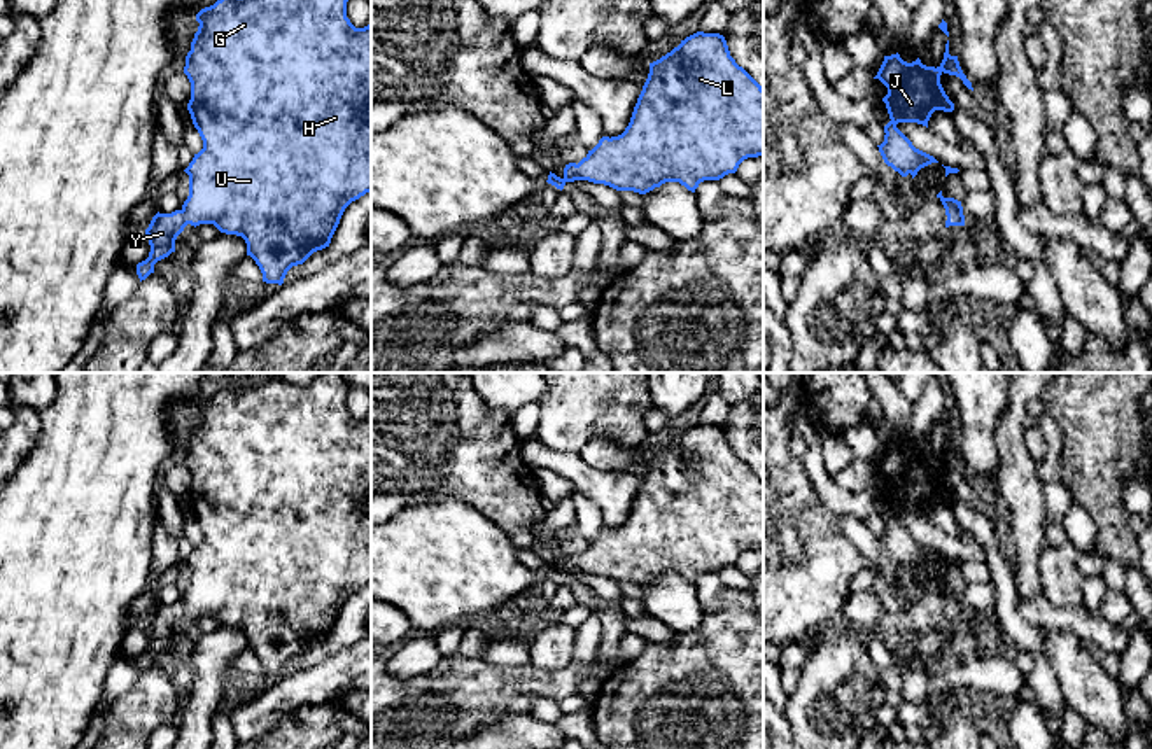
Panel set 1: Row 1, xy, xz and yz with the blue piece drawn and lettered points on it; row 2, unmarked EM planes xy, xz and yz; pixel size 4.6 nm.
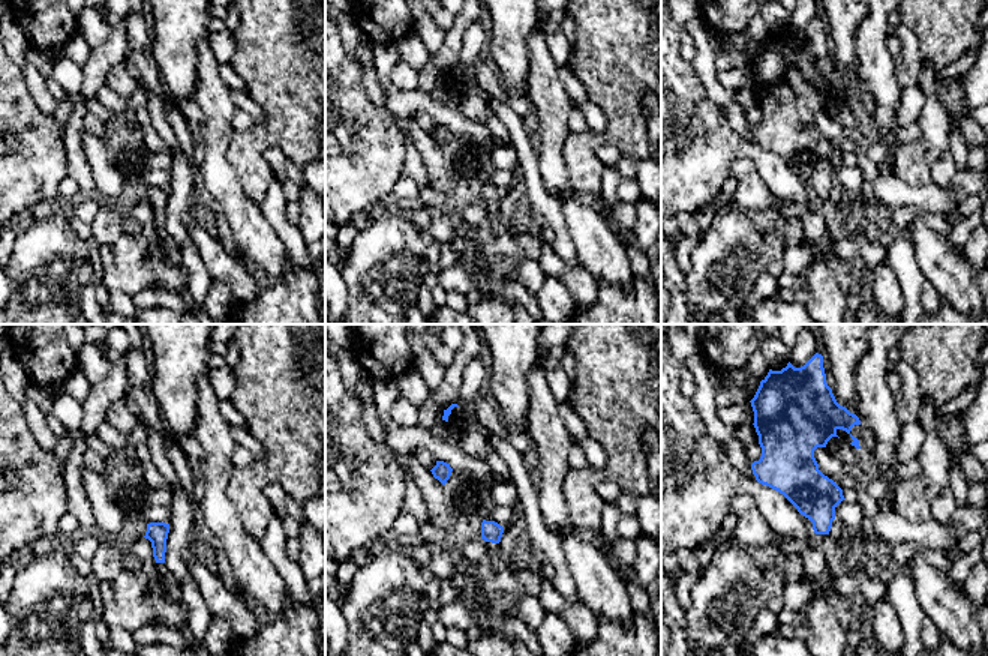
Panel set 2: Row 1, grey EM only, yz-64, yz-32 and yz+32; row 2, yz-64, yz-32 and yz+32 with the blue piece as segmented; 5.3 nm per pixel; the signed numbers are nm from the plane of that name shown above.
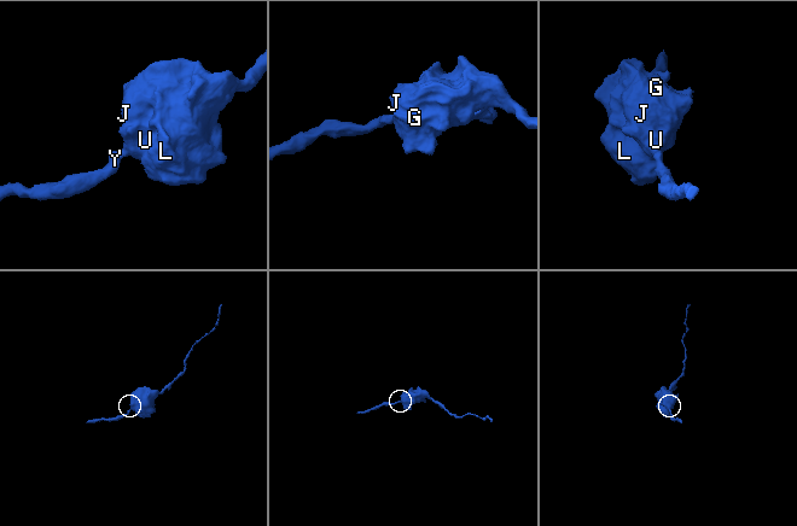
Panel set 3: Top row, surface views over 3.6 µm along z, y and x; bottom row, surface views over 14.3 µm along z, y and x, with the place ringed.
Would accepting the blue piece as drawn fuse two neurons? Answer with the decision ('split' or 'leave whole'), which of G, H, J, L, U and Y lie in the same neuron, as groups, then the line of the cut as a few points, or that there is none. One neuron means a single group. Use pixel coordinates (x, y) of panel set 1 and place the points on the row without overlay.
leave whole; G H J L U Y; no cut

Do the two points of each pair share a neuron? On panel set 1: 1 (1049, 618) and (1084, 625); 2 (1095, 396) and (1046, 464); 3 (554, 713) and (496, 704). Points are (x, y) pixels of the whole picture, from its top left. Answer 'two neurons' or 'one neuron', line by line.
1: one neuron
2: two neurons
3: two neurons

